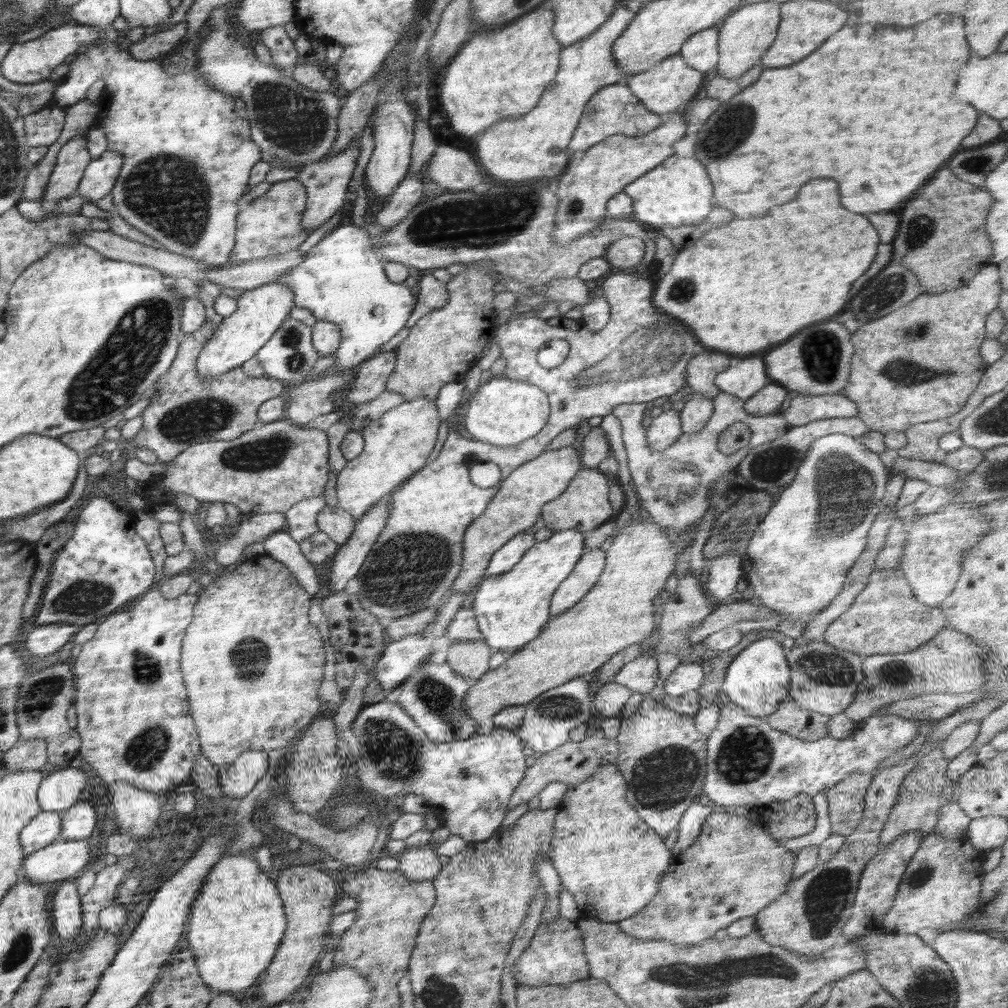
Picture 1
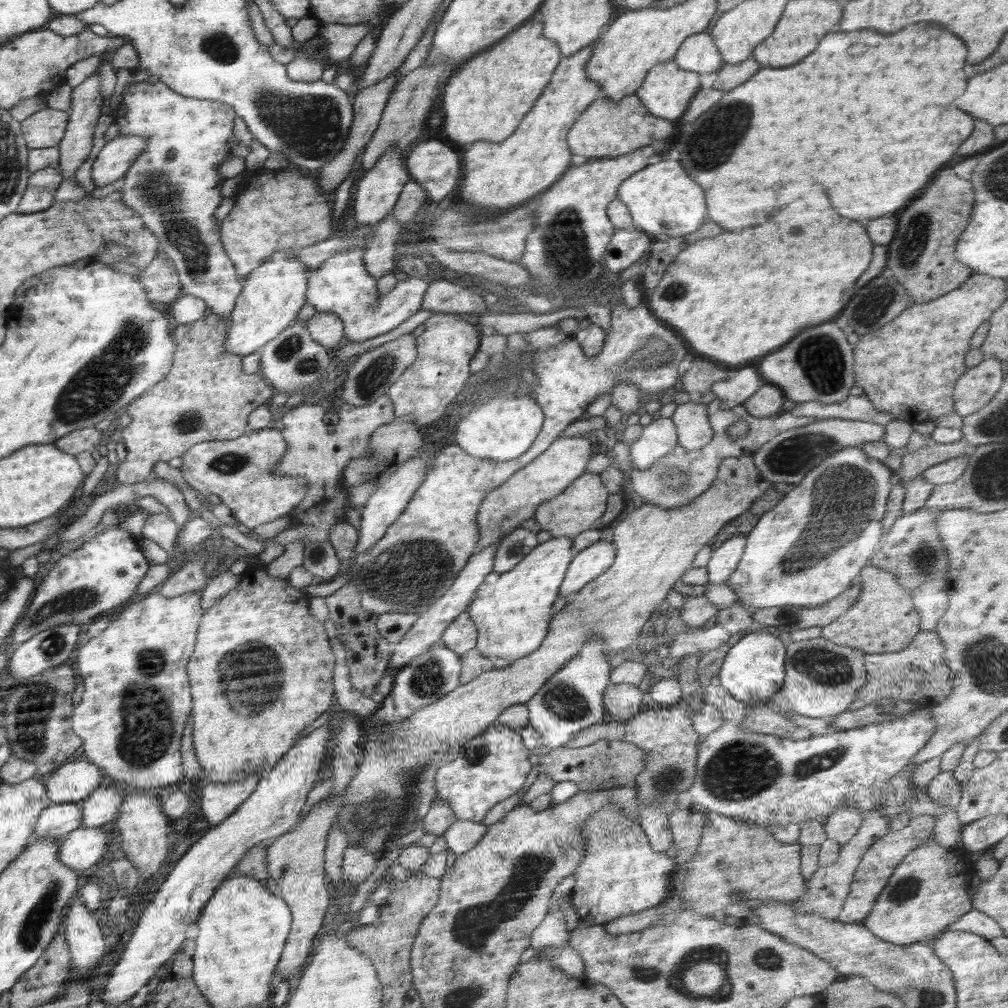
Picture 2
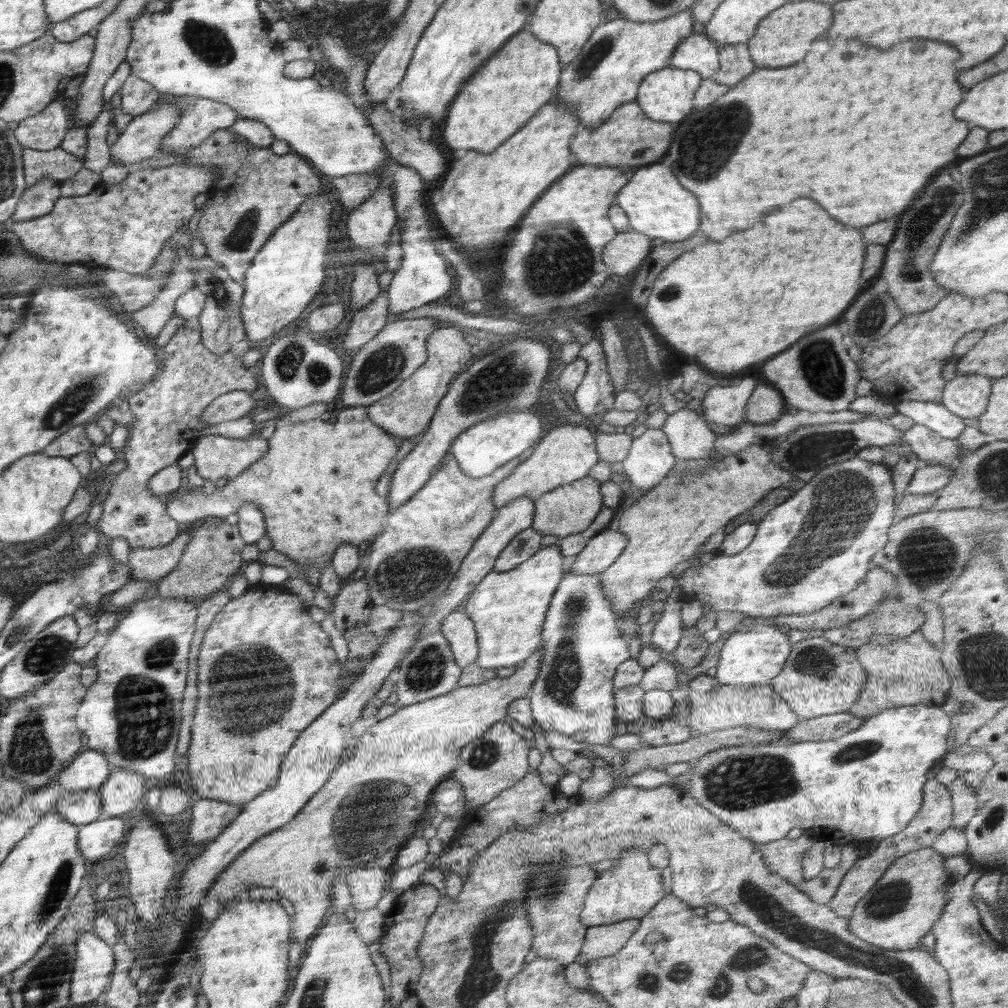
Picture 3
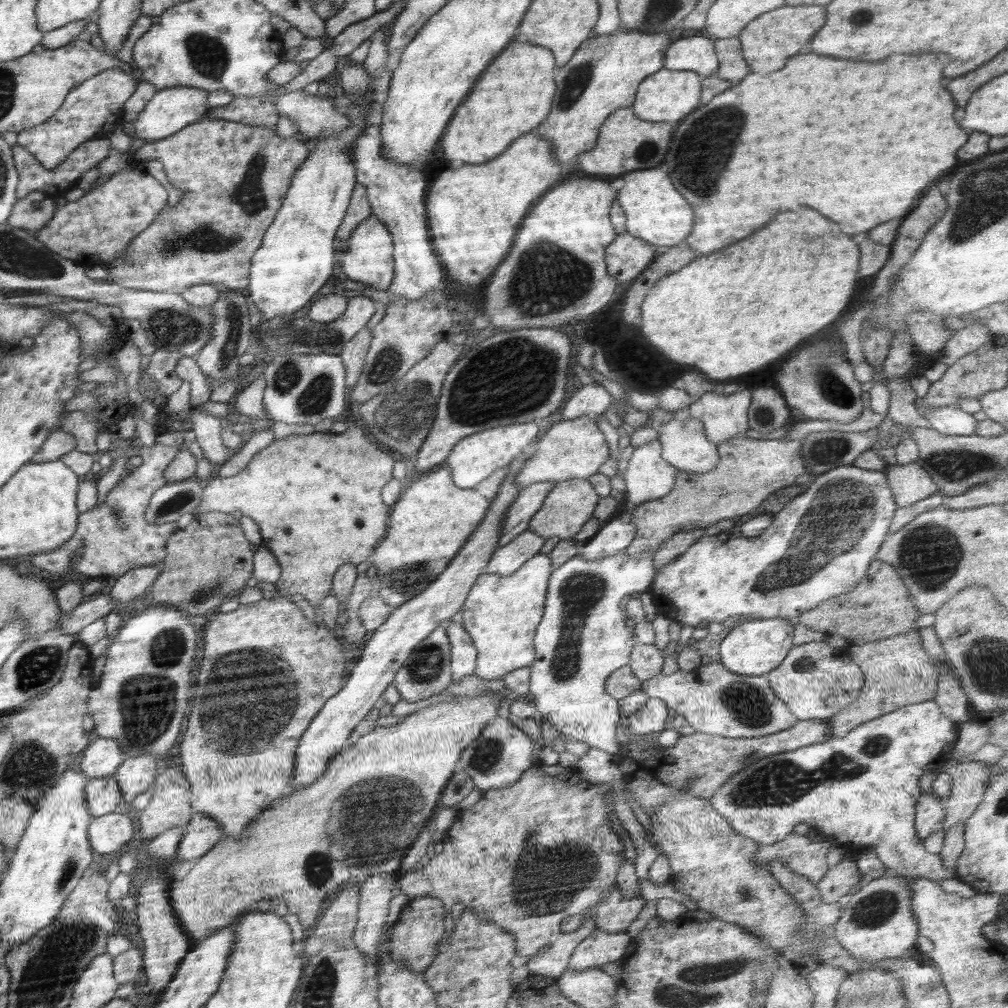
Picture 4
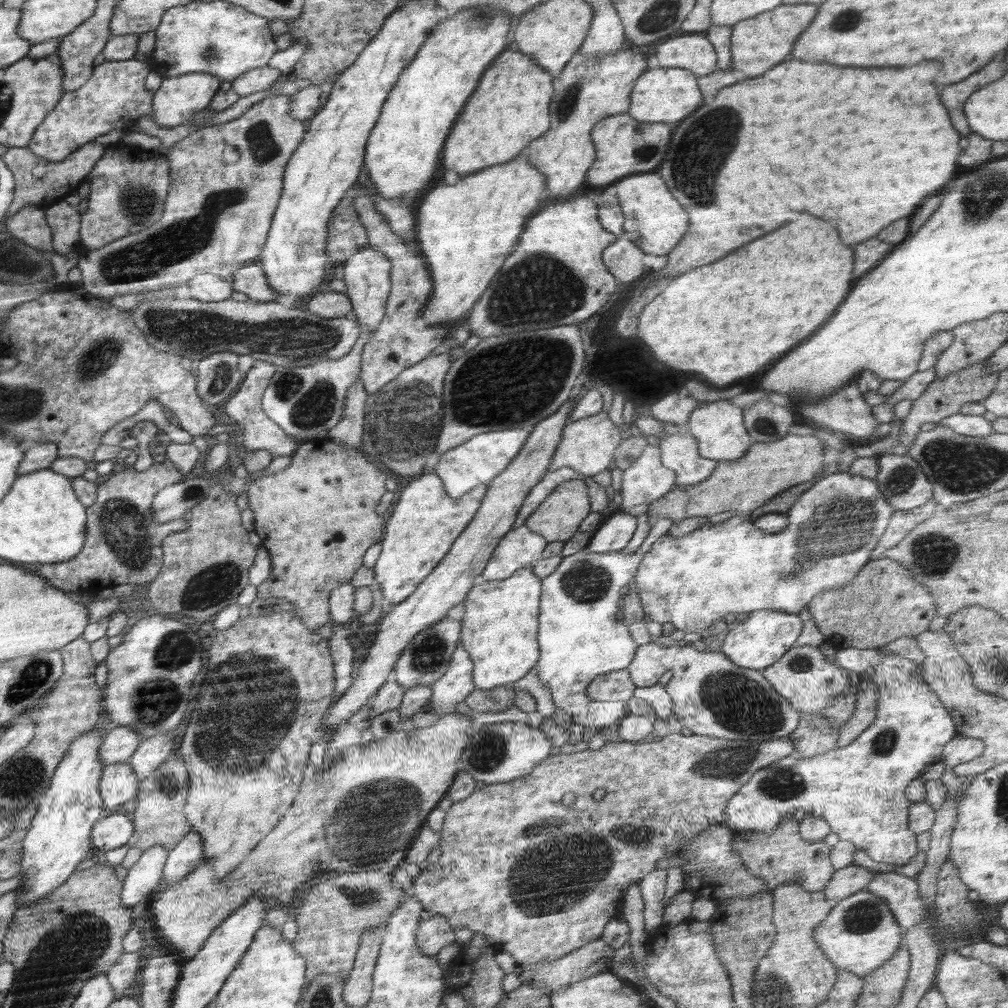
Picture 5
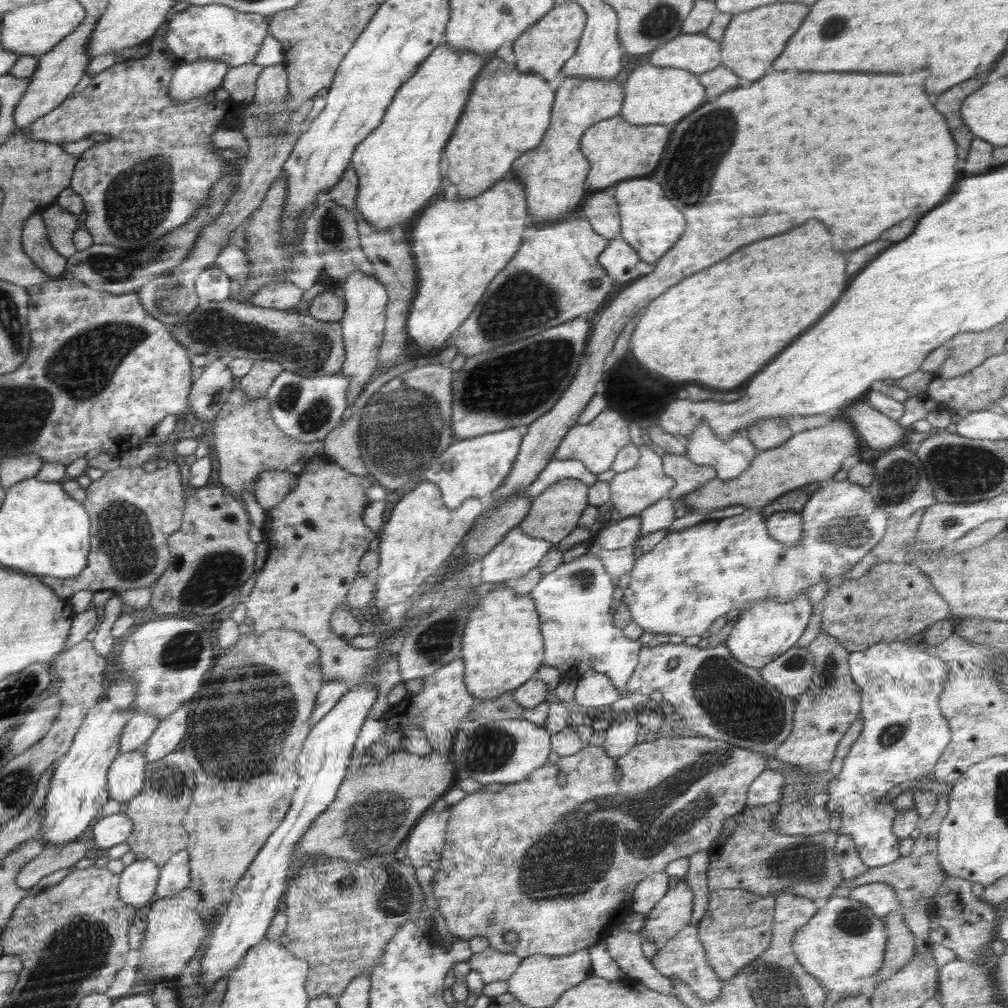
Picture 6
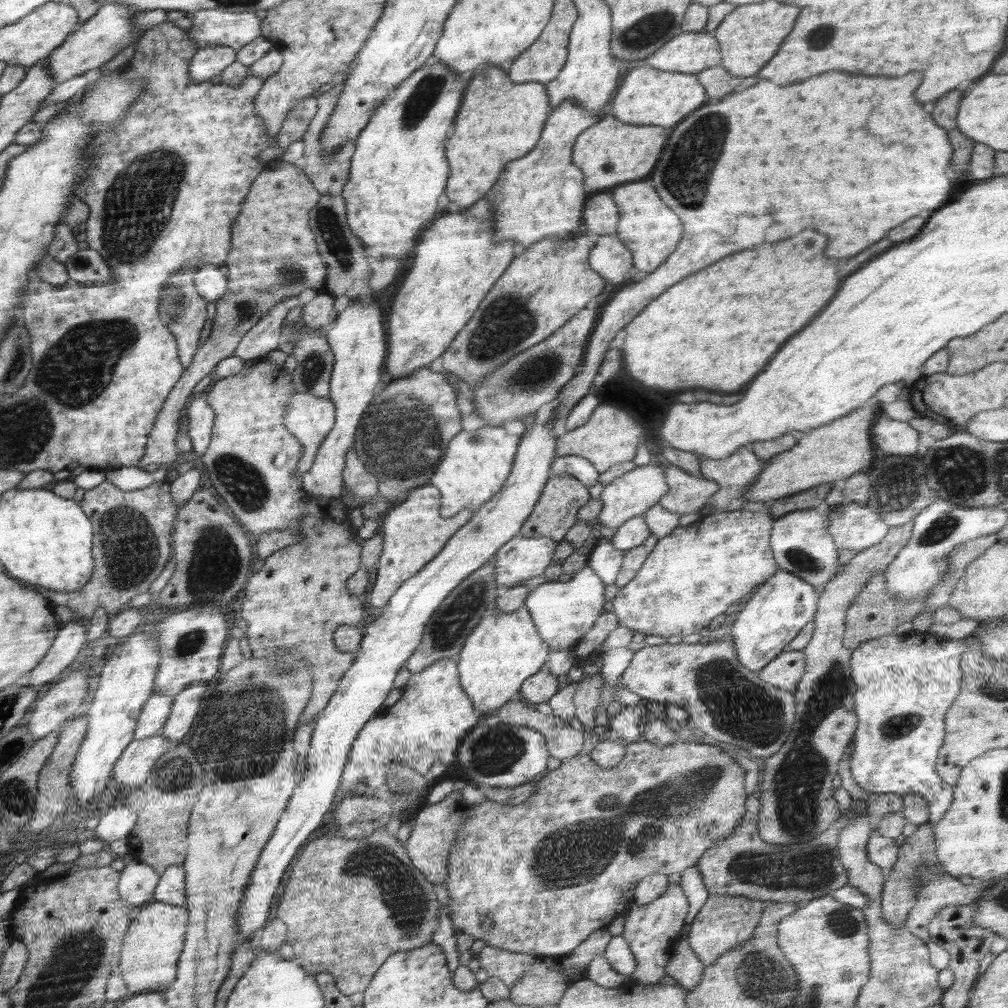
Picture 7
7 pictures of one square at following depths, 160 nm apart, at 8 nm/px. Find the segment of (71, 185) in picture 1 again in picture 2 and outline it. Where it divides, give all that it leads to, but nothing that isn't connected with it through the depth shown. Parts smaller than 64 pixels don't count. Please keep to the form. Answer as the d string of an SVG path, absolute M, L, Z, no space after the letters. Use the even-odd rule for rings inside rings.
M99 69L90 74L82 84L73 88L71 94L70 114L68 115L67 127L63 139L58 148L60 149L60 166L56 172L63 176L63 180L74 177L77 168L85 162L92 148L92 140L94 128L98 123L98 118L101 116L101 107L104 99L100 95L100 73Z

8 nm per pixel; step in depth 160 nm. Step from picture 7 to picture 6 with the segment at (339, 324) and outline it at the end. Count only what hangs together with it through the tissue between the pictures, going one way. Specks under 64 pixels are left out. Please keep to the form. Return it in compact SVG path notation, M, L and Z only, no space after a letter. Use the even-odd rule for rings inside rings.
M355 270L341 283L344 291L345 311L339 320L344 331L345 362L341 373L351 378L346 398L350 406L358 400L370 376L376 372L379 348L382 344L382 330L385 329L385 312L388 295L385 286L374 278L366 276L361 270Z

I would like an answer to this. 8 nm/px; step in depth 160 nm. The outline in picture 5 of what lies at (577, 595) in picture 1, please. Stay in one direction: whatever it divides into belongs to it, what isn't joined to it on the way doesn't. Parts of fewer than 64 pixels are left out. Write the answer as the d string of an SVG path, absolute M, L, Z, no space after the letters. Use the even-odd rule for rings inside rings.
M626 512L616 513L601 523L587 548L593 553L621 551L637 529L637 518Z

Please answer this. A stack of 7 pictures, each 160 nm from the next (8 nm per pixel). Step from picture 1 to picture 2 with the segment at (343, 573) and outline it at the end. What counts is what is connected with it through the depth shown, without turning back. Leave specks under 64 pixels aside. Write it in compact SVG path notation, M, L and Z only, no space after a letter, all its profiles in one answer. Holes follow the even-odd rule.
M412 458L408 460L406 464L402 464L396 472L392 473L388 480L381 482L380 486L377 488L377 492L374 492L370 499L365 504L364 508L361 509L360 518L360 531L359 539L354 549L354 554L352 555L352 562L359 562L369 548L376 545L378 541L386 534L386 529L405 512L405 508L410 503L410 499L414 497L414 493L418 491L424 478L426 478L426 473L428 473L428 466L422 458Z

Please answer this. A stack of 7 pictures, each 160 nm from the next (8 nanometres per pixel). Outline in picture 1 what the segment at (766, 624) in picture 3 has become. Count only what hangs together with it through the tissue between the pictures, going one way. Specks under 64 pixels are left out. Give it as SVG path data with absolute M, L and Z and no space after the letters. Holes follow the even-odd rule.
M763 637L751 642L734 657L719 687L723 688L730 702L740 706L746 714L765 717L774 714L778 704L787 699L790 675L791 670L782 645L775 639Z

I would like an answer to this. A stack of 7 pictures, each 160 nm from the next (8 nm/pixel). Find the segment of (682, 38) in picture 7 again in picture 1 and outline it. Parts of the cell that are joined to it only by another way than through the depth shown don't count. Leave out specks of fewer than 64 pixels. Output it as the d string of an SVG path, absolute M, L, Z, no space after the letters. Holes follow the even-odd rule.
M718 26L701 30L687 38L679 55L690 68L702 74L711 73L719 59Z

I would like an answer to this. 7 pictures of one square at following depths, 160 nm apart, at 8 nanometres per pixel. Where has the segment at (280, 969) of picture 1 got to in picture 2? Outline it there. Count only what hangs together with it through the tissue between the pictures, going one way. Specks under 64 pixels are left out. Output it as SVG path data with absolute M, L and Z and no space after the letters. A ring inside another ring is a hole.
M729 457L720 464L710 488L688 506L665 509L658 508L656 504L638 502L637 509L626 518L617 520L607 535L616 549L614 563L604 574L600 574L570 596L570 603L553 615L545 639L534 652L514 660L506 668L494 668L479 674L474 680L458 686L434 704L416 710L416 713L408 718L394 719L366 736L362 742L363 752L356 774L342 796L333 799L329 795L317 802L298 822L298 826L284 836L277 837L266 849L267 873L293 910L294 934L290 934L290 942L286 942L285 946L286 954L282 954L282 970L278 970L280 978L290 978L294 972L298 972L298 968L302 968L306 958L312 956L310 952L314 948L314 940L318 938L318 930L324 924L326 908L332 904L328 886L324 884L324 848L327 848L326 834L331 832L335 822L343 828L347 847L348 844L359 844L367 848L377 860L381 854L386 854L386 850L390 850L390 842L394 842L394 838L402 834L402 826L406 826L406 813L414 806L414 789L420 768L430 766L439 751L446 752L451 746L458 744L463 746L465 741L481 735L489 726L494 725L500 713L510 706L528 702L548 678L556 674L583 647L592 633L603 638L607 657L619 651L626 652L638 638L651 613L665 600L673 584L691 568L696 554L702 550L704 544L710 544L728 521L746 512L758 497L762 497L772 486L771 482L760 478L752 457Z

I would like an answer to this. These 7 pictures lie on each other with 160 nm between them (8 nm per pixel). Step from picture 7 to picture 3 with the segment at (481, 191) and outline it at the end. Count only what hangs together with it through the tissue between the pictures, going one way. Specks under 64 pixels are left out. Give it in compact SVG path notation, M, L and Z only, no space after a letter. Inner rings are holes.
M527 27L522 28L483 63L486 68L480 68L448 106L444 144L460 154L470 150L494 152L553 98L561 74L558 62L555 46L539 41Z

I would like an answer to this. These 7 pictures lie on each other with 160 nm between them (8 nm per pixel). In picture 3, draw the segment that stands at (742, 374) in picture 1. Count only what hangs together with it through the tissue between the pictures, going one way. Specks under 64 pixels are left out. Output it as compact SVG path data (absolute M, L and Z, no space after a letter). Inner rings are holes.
M740 378L732 386L711 388L702 401L702 417L708 424L734 428L745 421L746 403L758 386L754 378Z

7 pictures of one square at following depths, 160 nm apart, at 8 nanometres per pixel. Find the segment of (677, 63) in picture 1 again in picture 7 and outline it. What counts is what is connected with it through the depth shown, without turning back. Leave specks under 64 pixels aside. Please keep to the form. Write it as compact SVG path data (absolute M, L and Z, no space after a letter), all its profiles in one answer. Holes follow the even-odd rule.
M644 65L626 74L612 98L610 115L629 125L656 125L668 128L678 124L684 116L708 102L705 88L698 82L696 73L663 72Z

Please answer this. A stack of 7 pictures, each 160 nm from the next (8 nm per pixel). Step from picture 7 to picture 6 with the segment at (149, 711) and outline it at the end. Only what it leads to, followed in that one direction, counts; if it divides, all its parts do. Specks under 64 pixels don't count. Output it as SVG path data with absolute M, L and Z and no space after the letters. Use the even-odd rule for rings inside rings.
M134 712L125 726L119 743L119 754L140 749L159 725L159 718L148 712Z

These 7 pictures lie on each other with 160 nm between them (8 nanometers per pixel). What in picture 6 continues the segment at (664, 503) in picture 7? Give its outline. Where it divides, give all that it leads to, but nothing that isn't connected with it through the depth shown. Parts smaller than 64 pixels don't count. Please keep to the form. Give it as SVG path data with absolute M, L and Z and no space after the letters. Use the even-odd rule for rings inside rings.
M666 453L662 458L664 473L674 479L674 487L666 497L674 501L694 493L713 478L717 478L716 470L710 466L696 465L687 455Z

